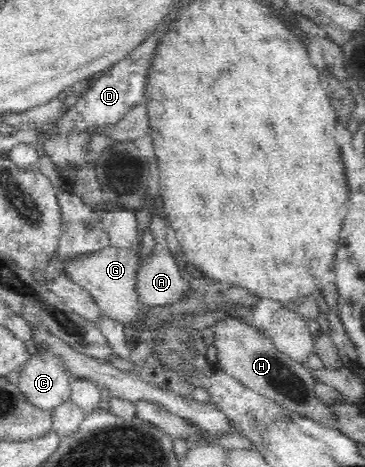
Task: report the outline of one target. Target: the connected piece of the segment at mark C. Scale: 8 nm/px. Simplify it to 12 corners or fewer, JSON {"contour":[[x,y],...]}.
{"contour":[[38,344],[17,387],[38,410],[71,400],[68,372]]}

